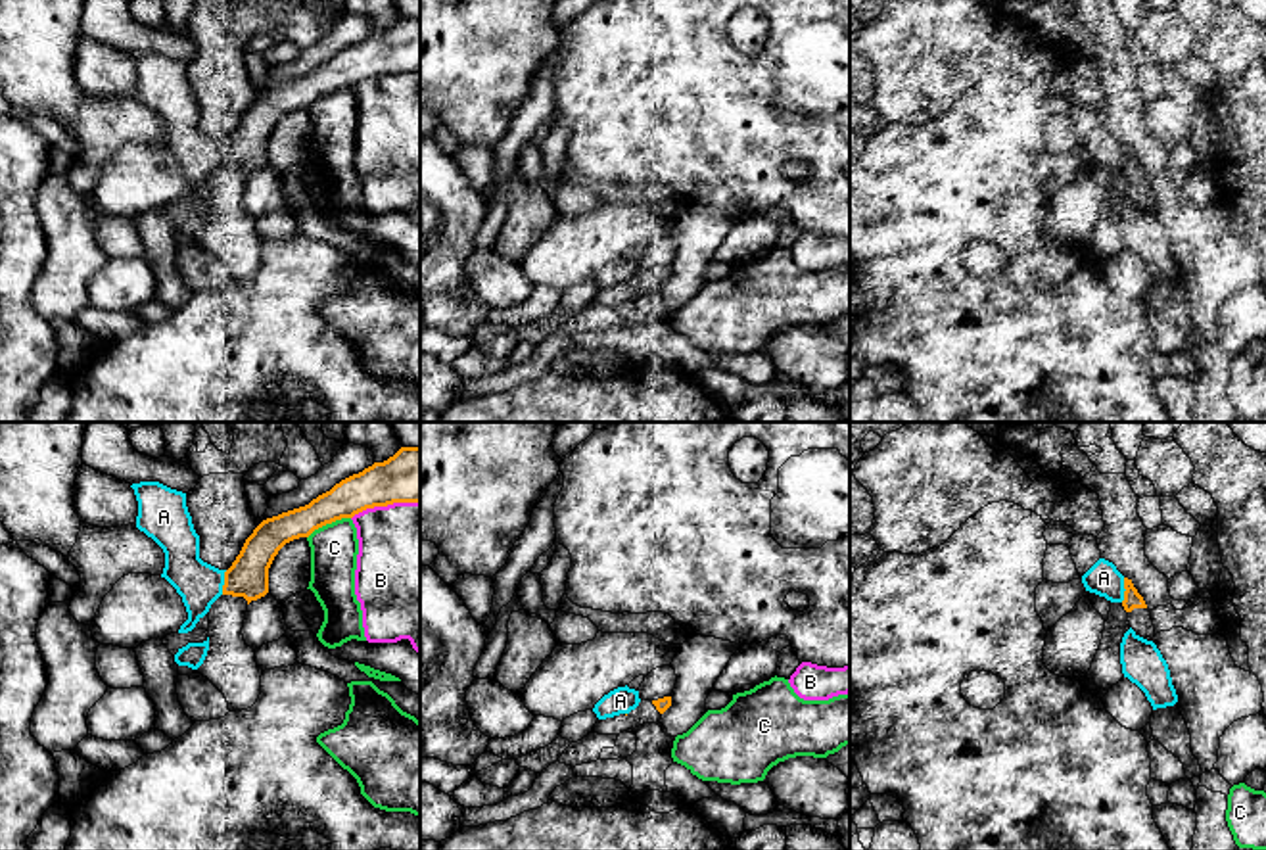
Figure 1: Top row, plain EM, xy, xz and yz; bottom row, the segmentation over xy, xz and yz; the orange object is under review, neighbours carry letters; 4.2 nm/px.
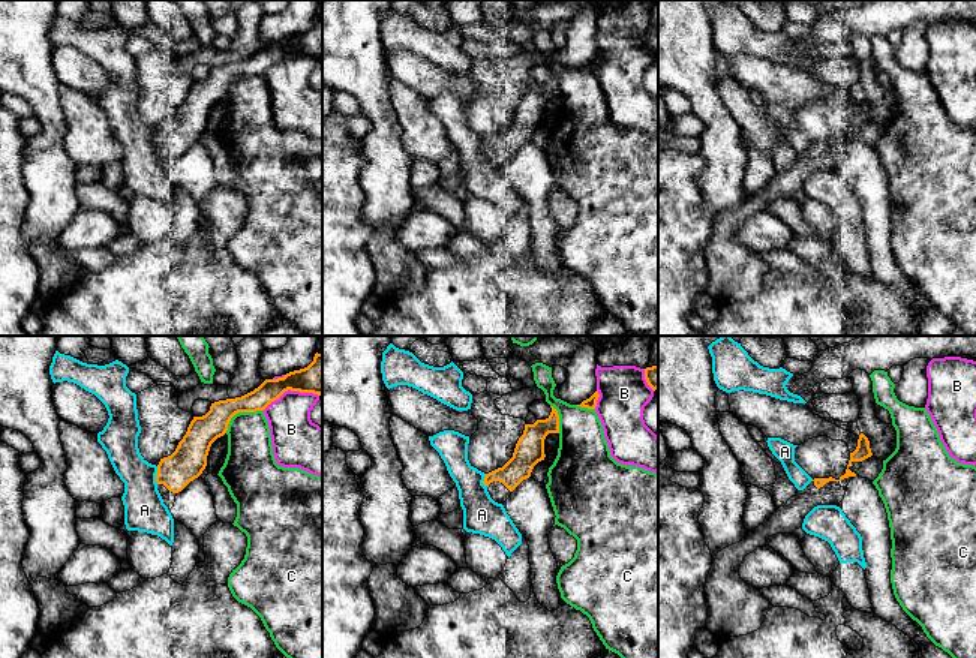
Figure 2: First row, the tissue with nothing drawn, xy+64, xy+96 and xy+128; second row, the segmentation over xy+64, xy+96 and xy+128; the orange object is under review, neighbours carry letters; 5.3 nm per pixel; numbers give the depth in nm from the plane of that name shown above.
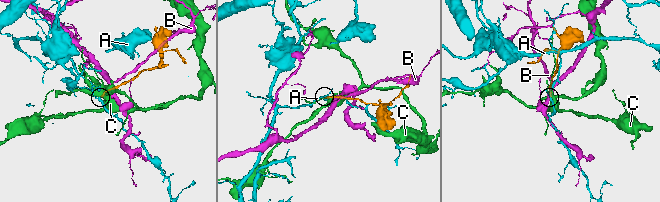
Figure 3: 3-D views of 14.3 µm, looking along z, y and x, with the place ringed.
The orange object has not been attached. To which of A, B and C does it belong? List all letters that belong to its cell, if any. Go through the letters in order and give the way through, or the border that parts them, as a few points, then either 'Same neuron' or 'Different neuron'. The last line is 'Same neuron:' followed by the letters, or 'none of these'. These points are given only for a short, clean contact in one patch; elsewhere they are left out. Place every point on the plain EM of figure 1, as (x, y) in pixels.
A: Different neuron
B: Boundary: xy (419, 71), (367, 77), (351, 89). Different neuron
C: Boundary: xy (350, 87), (327, 93), (307, 108). Different neuron
Same neuron: none of these

